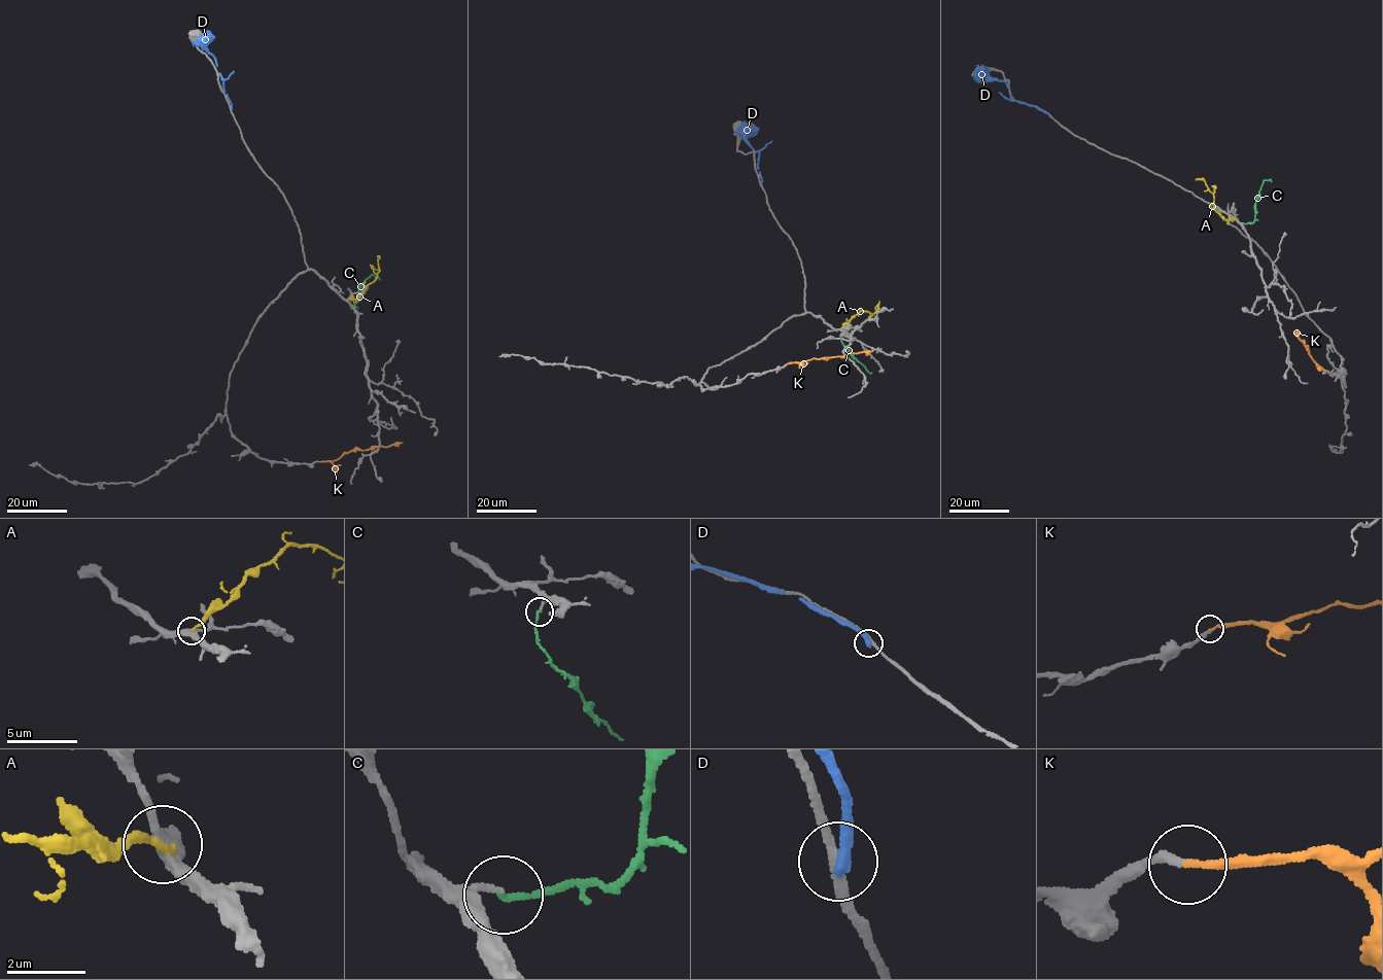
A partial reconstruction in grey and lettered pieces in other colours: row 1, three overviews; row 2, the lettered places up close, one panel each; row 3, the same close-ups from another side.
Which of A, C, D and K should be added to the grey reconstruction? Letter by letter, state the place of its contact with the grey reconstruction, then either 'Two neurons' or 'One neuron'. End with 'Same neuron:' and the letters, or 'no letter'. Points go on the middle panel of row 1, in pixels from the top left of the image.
A: Touches grey at (840, 328). Two neurons
C: Touches grey at (841, 335). One neuron
D: Touches grey at (760, 183). Two neurons
K: Touches grey at (787, 363). One neuron
Same neuron: C, K

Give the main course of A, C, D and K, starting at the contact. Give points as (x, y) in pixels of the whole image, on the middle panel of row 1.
A: (839, 328), (863, 311), (873, 314), (878, 301)
C: (841, 335), (840, 341), (870, 373)
D: (761, 183), (759, 152), (745, 139), (752, 128)
K: (787, 363), (873, 351)

